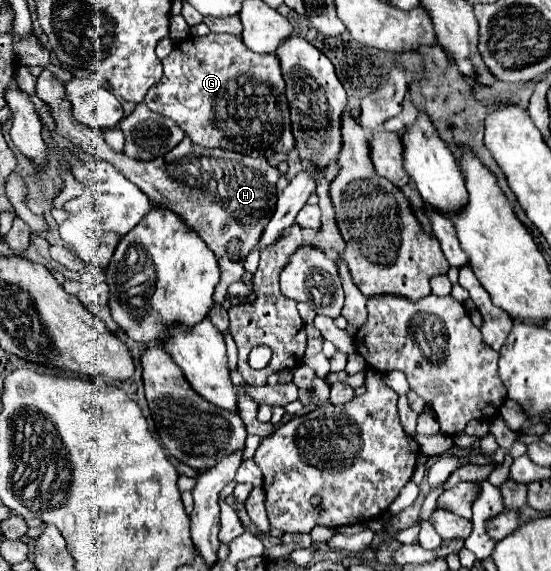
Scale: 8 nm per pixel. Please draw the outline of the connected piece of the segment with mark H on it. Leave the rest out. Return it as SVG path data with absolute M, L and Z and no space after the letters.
M48 70L38 76L36 96L46 102L50 114L56 122L56 132L68 138L74 146L88 152L96 160L110 162L120 170L130 182L134 182L154 206L162 206L178 214L190 230L194 230L206 246L214 252L220 266L220 284L214 292L214 302L224 302L226 288L244 274L244 260L248 252L258 244L266 224L276 208L276 180L280 172L266 162L264 156L252 158L246 154L236 154L224 148L206 150L196 146L188 136L172 154L154 160L134 160L122 152L114 152L98 130L80 126L72 118L72 108L64 94L64 84L58 82Z

